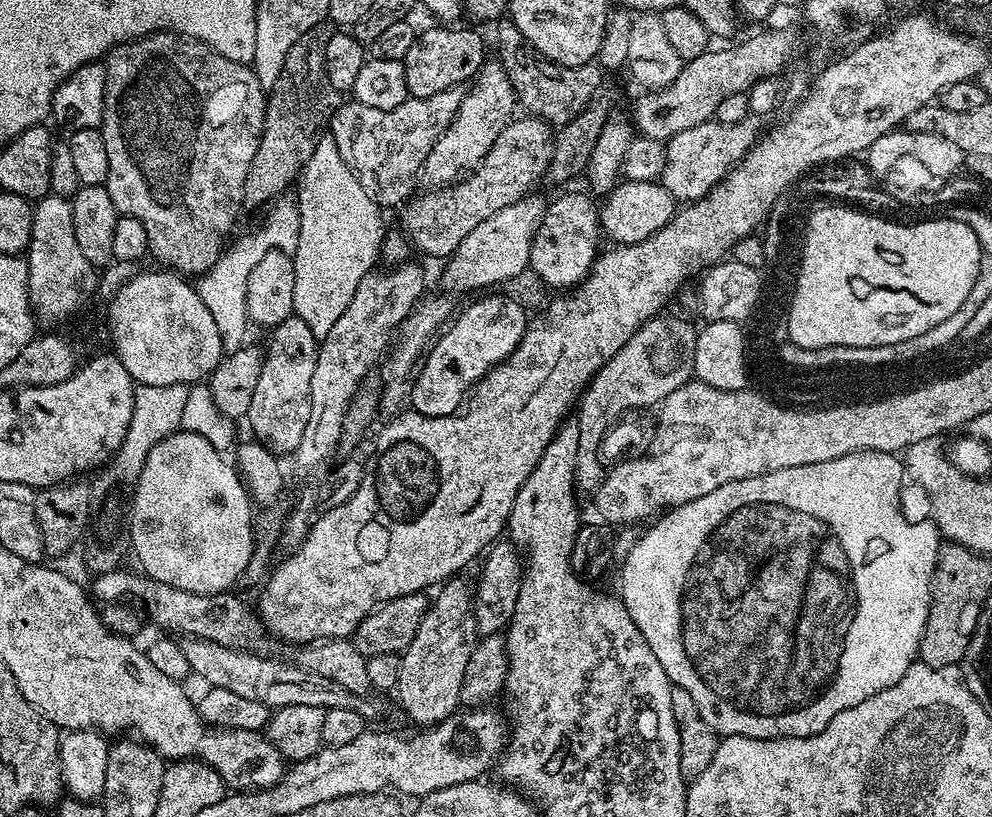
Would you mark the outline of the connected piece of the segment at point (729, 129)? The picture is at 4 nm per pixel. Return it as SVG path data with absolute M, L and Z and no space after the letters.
M750 115L737 124L718 122L715 118L690 126L666 141L666 159L662 183L677 202L701 200L714 186L718 186L728 173L743 160L746 153L762 135L761 117Z

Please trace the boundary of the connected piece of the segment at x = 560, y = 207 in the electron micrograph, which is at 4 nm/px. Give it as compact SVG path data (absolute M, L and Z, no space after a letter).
M568 192L565 196L558 197L553 204L551 201L536 227L528 263L531 271L540 275L542 283L560 288L556 290L571 290L583 282L601 251L602 229L598 204L591 195L588 196L583 196L580 192Z

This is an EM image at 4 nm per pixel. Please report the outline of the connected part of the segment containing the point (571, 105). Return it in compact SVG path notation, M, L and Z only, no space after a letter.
M504 18L495 25L496 48L500 65L506 70L516 91L516 99L524 104L529 113L547 120L549 125L568 124L575 116L582 114L589 103L596 99L604 84L605 69L599 63L582 66L562 66L535 52L531 44L522 38L522 30L514 26L511 18Z

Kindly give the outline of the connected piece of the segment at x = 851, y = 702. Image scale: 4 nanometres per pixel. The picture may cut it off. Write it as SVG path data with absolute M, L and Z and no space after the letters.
M851 452L842 454L842 458L830 458L830 462L814 462L810 466L790 466L790 470L774 470L770 474L742 478L738 482L726 482L726 486L718 486L718 490L714 490L711 494L702 494L702 498L694 498L694 502L677 504L675 508L665 511L655 523L648 526L653 528L646 529L641 534L640 541L629 550L628 557L620 568L619 599L624 601L630 618L634 618L634 626L642 630L642 638L650 642L650 650L654 650L654 658L662 662L662 670L666 670L669 680L675 687L686 690L690 698L694 698L694 706L698 706L698 714L702 714L705 722L721 737L745 736L759 740L777 740L779 736L806 738L810 734L818 734L826 730L834 714L842 714L842 710L850 710L850 706L858 706L858 702L866 702L866 698L874 698L874 694L898 683L902 674L906 674L906 670L917 659L922 630L926 626L926 618L932 601L932 575L942 547L942 537L939 528L932 523L931 519L924 518L917 524L904 520L903 514L900 513L900 483L903 480L906 480L906 469L899 455L890 452Z

